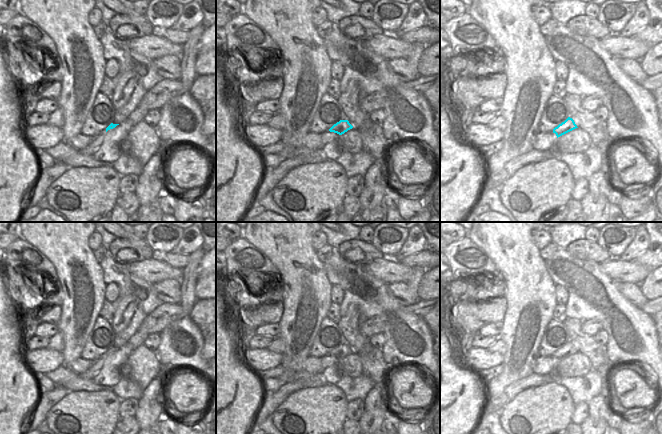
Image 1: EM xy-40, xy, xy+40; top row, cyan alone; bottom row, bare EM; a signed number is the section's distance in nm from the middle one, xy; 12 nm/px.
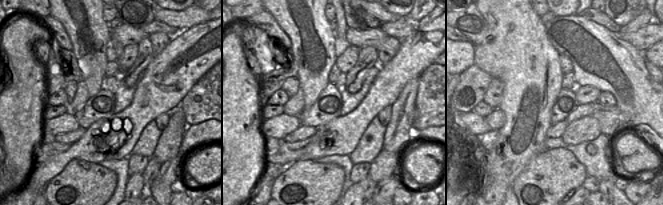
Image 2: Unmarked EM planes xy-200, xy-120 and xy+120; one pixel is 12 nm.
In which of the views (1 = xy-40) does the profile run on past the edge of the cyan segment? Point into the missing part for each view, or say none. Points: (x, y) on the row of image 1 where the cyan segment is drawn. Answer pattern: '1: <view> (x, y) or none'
1: xy-40 (97, 140)

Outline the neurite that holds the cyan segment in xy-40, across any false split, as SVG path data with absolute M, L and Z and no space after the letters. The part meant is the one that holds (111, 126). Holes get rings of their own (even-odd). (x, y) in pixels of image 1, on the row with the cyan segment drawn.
M111 123L106 129L104 129L101 133L96 136L93 136L91 143L84 149L80 149L79 151L85 156L92 156L94 152L96 152L99 146L103 143L105 138L105 134L108 130L115 128L119 124Z

